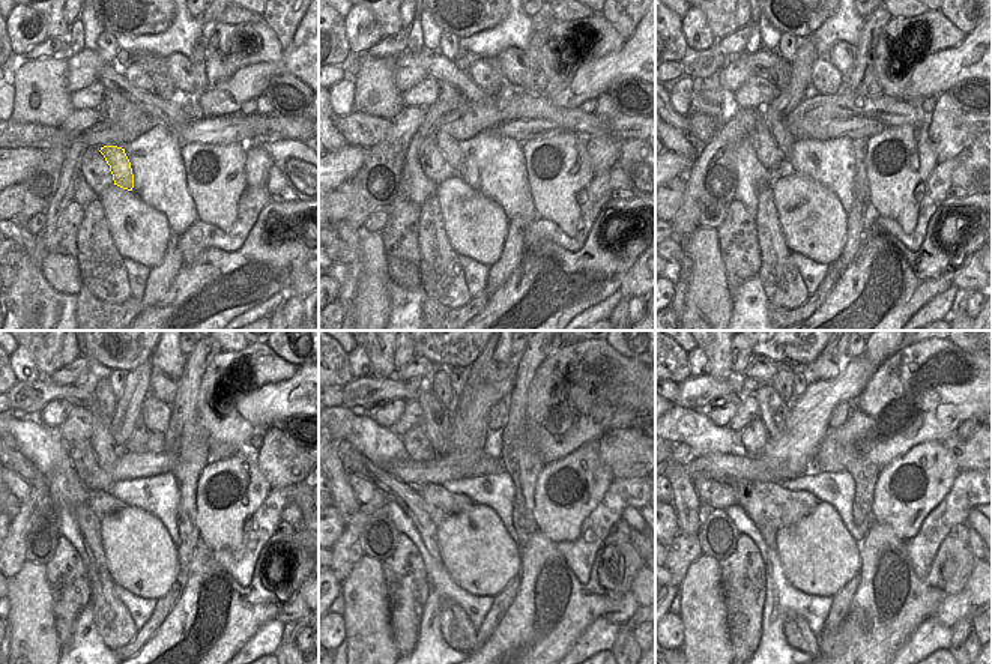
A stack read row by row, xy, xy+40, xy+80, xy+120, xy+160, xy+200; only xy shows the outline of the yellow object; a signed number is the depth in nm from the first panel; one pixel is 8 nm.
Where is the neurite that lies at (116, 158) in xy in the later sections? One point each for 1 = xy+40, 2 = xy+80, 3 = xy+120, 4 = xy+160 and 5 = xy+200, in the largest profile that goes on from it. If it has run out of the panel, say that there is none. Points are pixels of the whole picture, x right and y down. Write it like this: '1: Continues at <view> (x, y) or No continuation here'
1: Continues at xy+40 (448, 146)
2: Continues at xy+80 (776, 108)
3: Continues at xy+120 (102, 440)
4: Continues at xy+160 (438, 418)
5: Continues at xy+200 (773, 410)

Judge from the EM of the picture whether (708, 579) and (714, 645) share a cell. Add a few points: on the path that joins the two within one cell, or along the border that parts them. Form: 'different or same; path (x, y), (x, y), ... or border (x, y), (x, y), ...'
same; path (708, 595), (708, 628)

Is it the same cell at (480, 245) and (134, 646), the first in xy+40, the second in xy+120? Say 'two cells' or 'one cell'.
two cells

